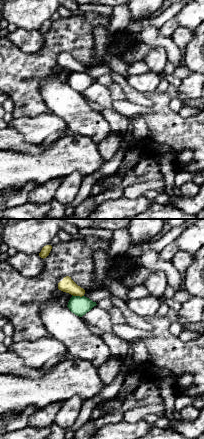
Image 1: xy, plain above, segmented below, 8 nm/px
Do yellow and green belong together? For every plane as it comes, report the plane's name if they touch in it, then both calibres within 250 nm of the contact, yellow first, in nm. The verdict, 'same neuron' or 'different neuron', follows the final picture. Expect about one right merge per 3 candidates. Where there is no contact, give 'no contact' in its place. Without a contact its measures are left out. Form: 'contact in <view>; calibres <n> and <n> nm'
contact in xy; calibres 120 and 150 nm

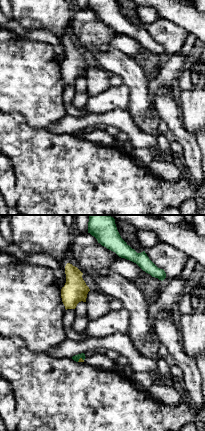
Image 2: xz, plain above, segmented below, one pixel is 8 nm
contact in xz; calibres 30 and 50 nm

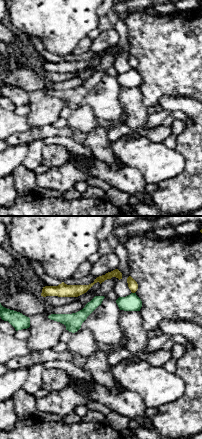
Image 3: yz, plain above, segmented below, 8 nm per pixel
contact in yz; calibres 80 and 140 nm

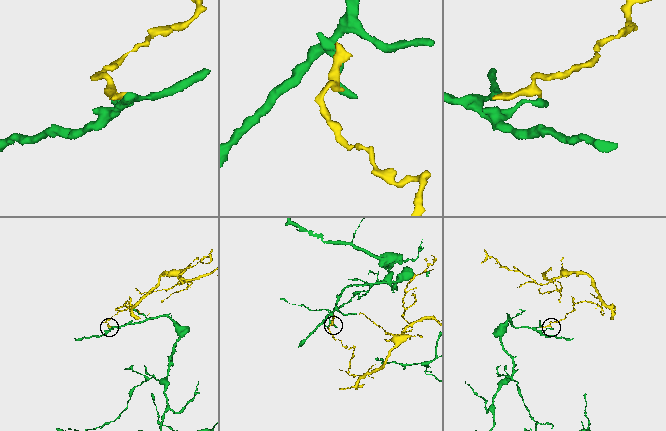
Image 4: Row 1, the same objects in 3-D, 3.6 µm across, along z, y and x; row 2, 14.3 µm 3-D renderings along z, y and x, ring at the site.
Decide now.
different neuron

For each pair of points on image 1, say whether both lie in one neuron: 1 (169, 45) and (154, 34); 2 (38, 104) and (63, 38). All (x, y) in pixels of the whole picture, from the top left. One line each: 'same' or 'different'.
1: same
2: same

